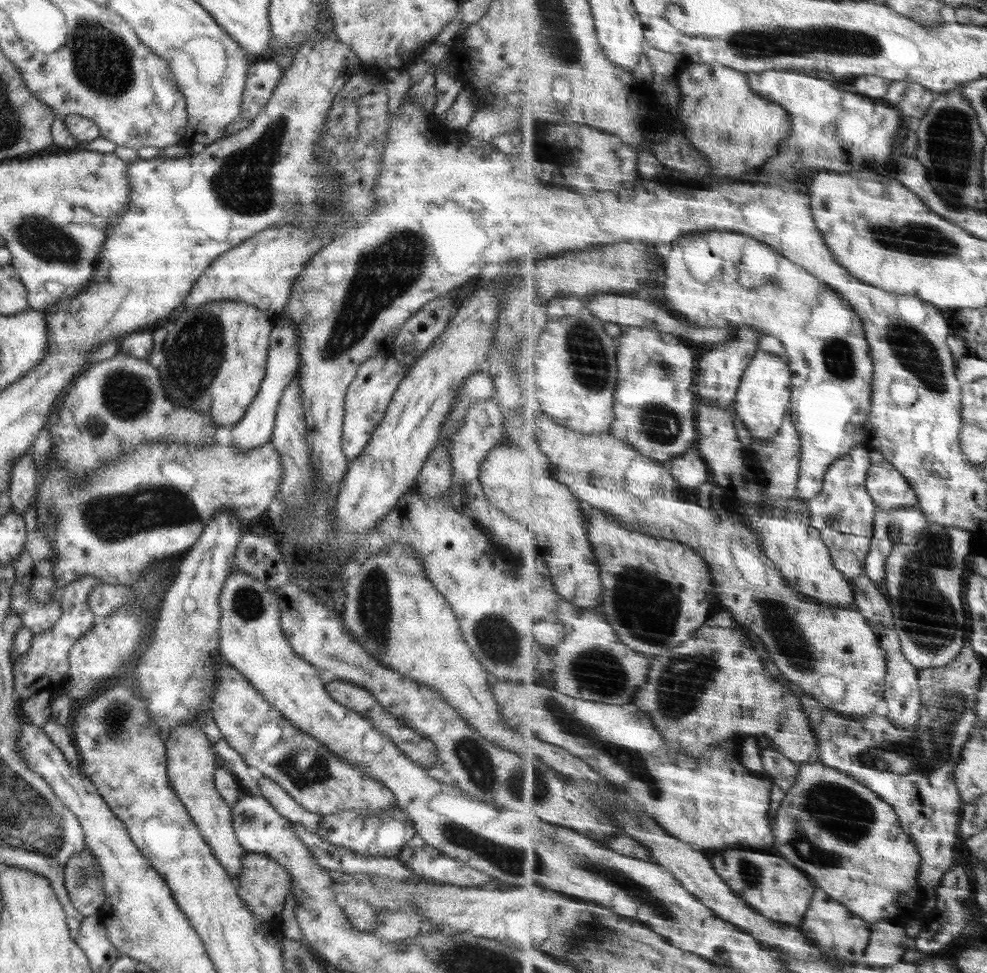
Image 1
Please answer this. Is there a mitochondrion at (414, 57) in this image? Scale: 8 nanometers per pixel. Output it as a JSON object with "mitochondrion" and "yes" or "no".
{"mitochondrion":"no"}

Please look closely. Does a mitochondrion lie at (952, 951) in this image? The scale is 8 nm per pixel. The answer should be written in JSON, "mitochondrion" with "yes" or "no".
{"mitochondrion":"no"}

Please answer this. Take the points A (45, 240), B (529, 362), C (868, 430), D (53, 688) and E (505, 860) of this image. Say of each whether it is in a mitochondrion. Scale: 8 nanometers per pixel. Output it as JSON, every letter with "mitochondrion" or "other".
{"A":"mitochondrion","B":"other","C":"other","D":"other","E":"mitochondrion"}

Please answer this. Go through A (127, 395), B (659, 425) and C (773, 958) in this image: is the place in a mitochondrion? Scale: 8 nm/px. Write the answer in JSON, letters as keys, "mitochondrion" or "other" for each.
{"A":"mitochondrion","B":"mitochondrion","C":"other"}

